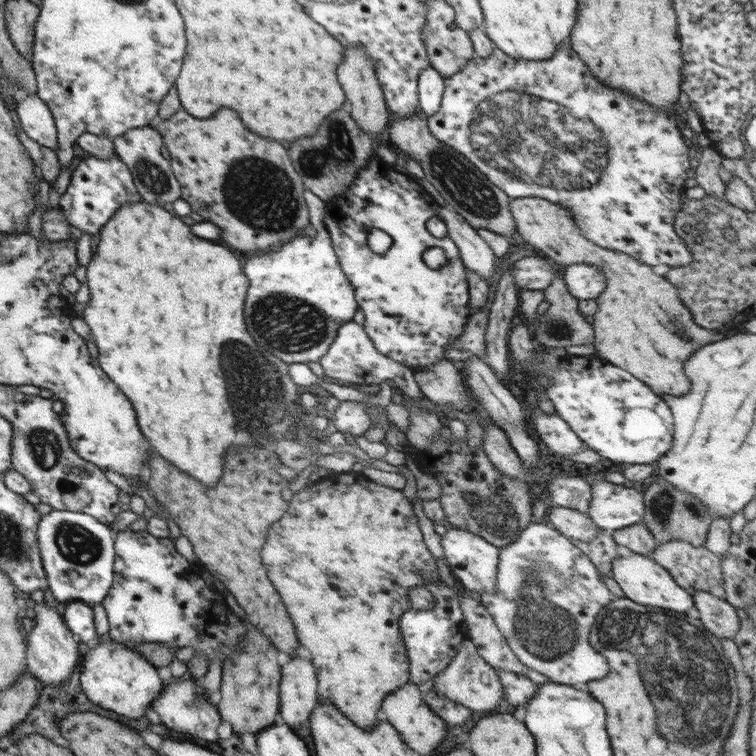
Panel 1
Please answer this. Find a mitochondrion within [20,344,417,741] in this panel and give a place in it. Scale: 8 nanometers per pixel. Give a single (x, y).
(45, 449)

